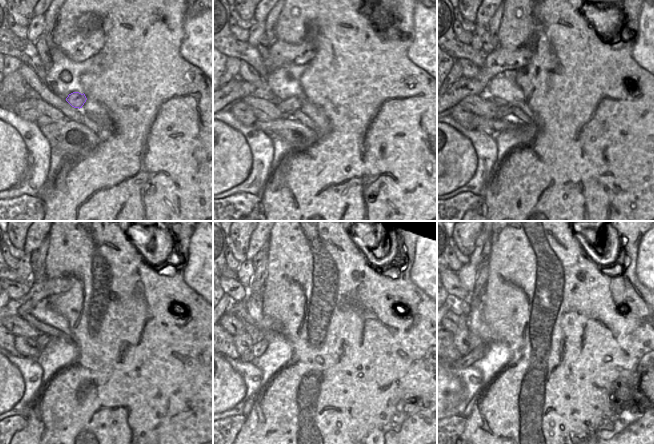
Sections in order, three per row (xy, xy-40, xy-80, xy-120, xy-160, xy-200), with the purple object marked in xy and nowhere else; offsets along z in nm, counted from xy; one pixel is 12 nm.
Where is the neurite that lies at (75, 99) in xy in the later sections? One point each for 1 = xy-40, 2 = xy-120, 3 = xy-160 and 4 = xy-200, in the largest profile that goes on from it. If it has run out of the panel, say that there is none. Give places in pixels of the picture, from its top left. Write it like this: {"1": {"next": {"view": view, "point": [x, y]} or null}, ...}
{"1": {"next": {"view": "xy-40", "point": [294, 103]}}, "2": {"next": {"view": "xy-120", "point": [42, 340]}}, "3": {"next": {"view": "xy-160", "point": [258, 348]}}, "4": {"next": {"view": "xy-200", "point": [482, 349]}}}

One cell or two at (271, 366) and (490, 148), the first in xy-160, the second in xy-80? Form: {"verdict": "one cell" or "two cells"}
{"verdict": "two cells"}

